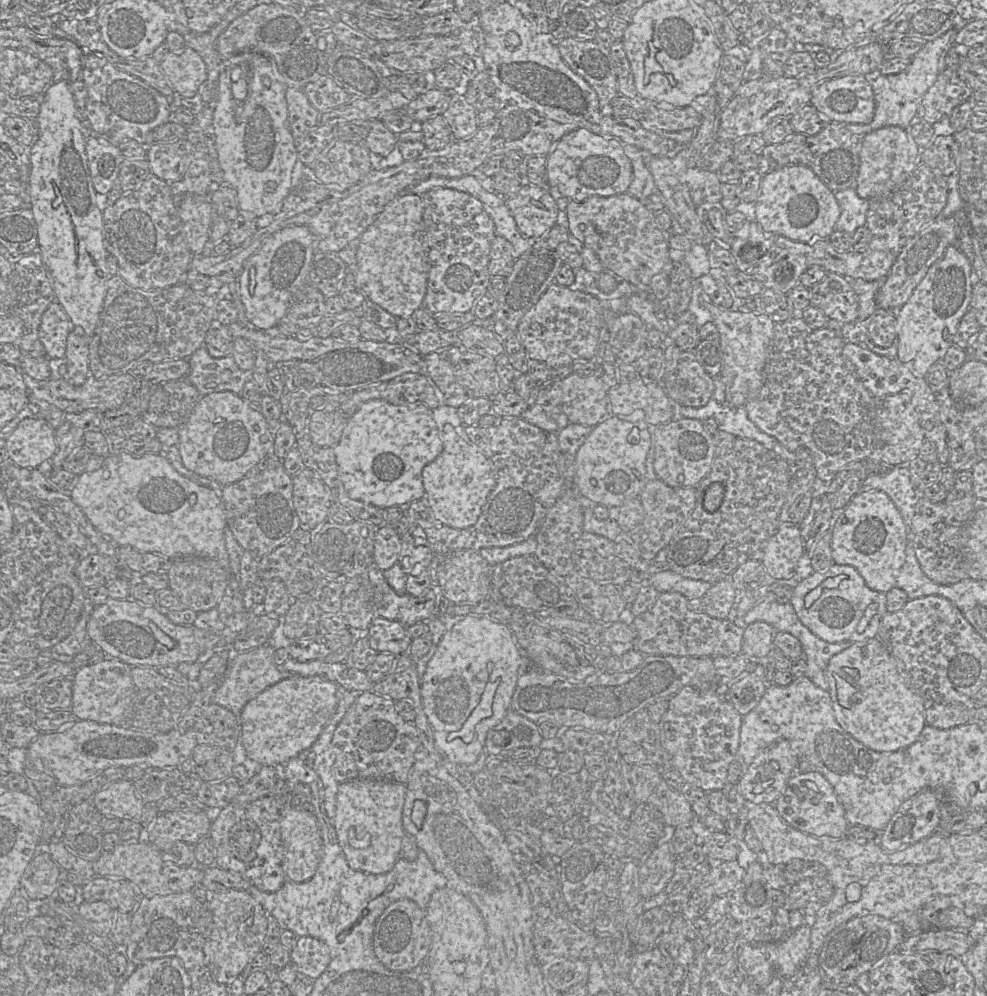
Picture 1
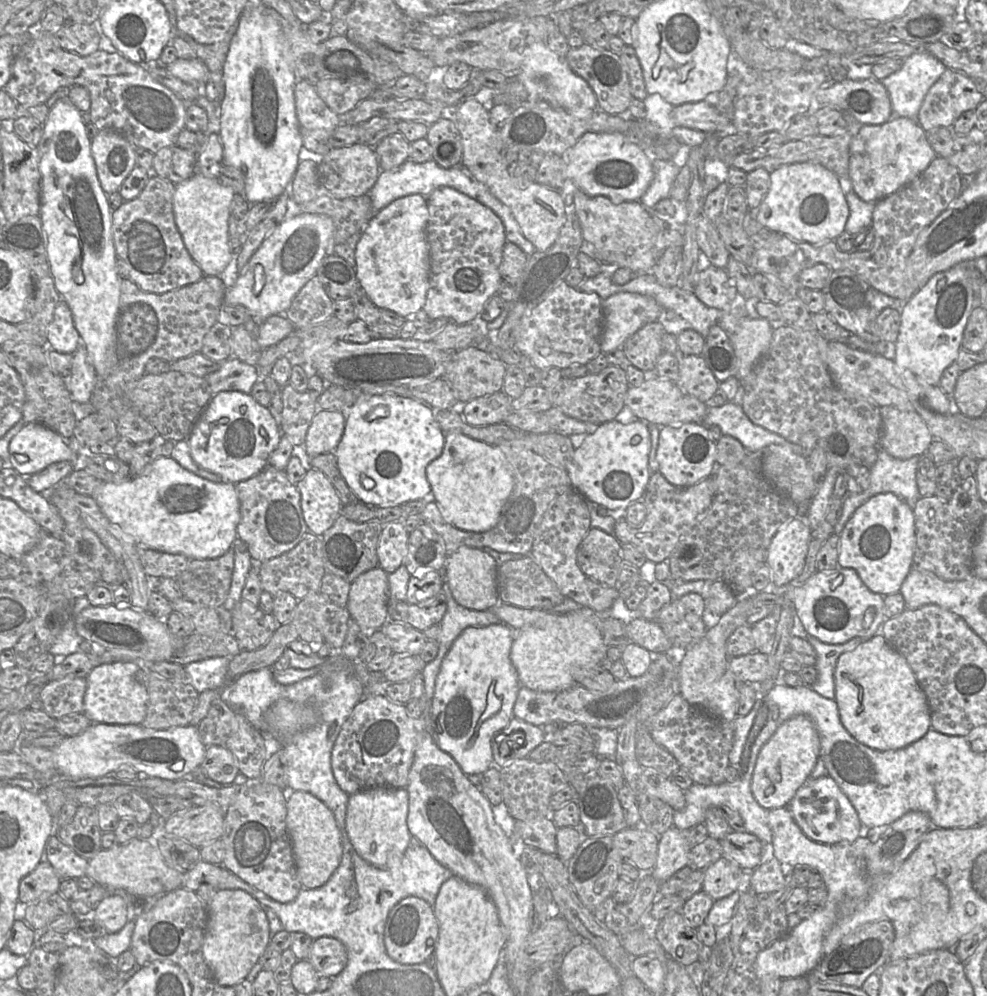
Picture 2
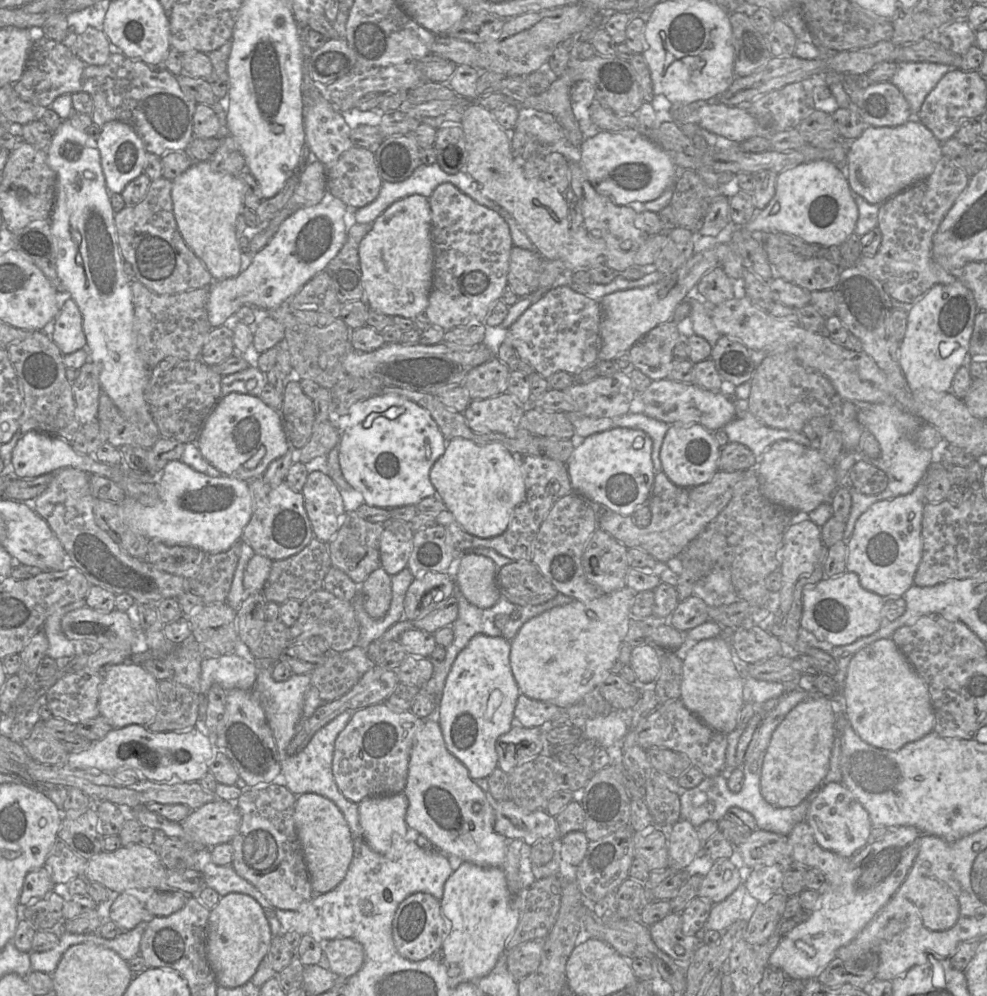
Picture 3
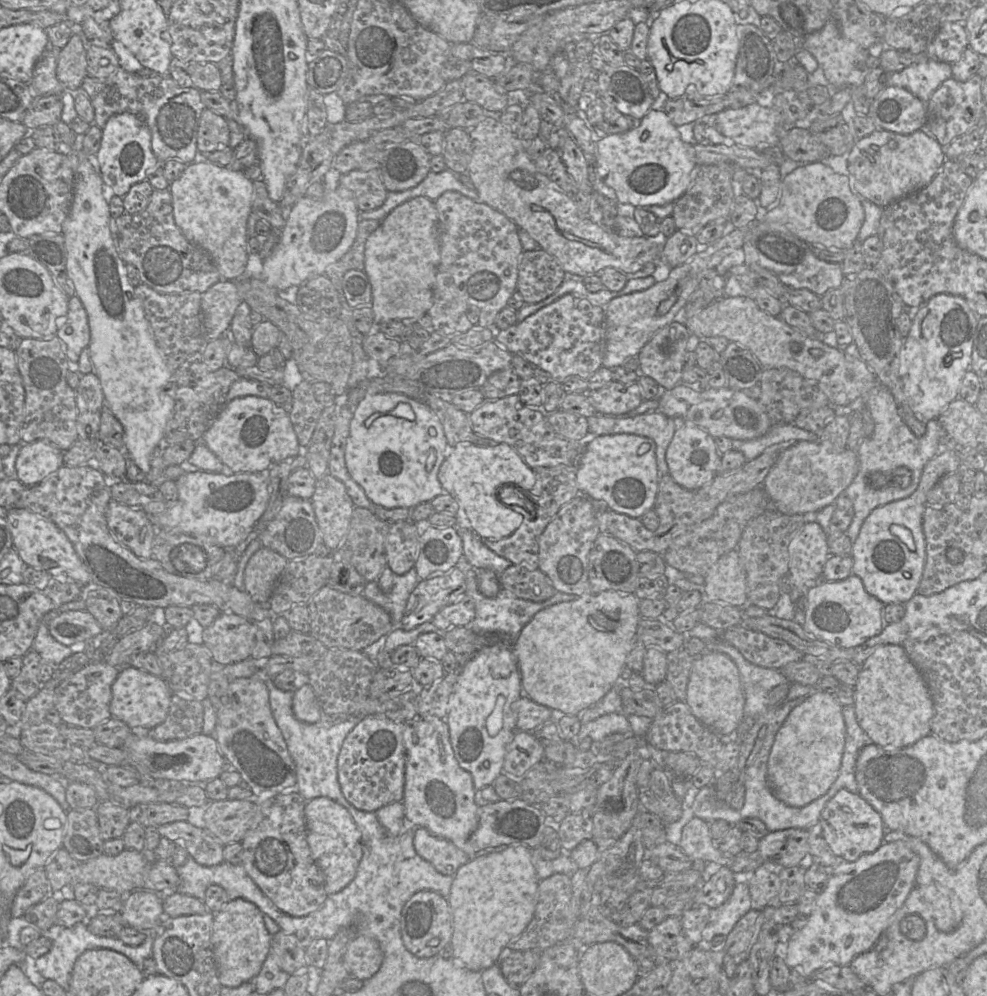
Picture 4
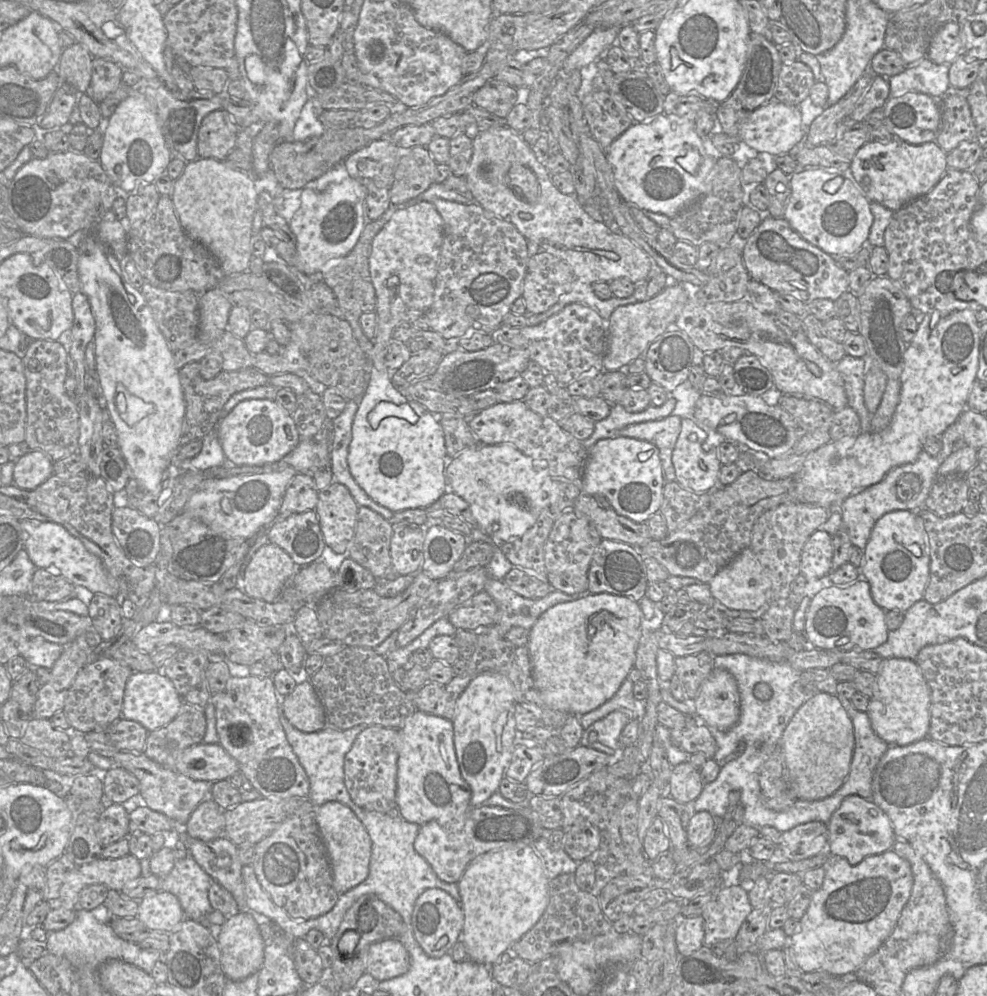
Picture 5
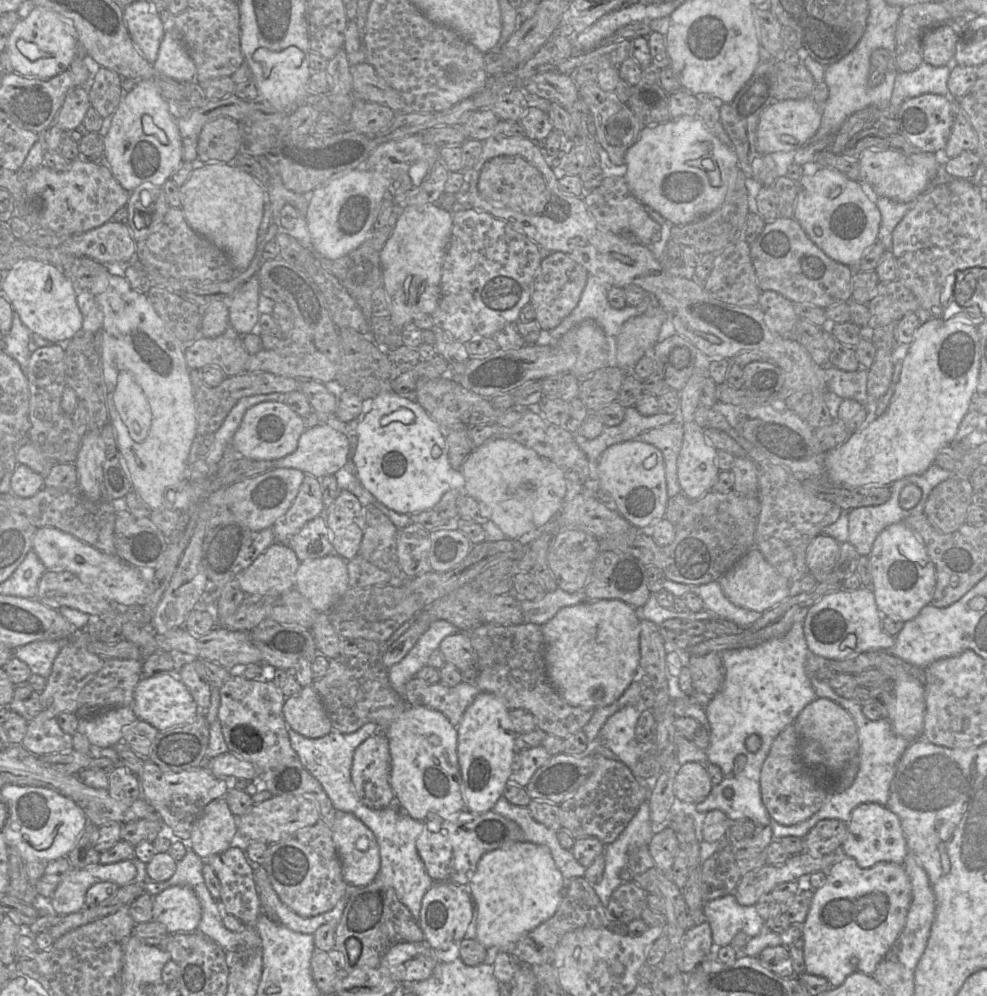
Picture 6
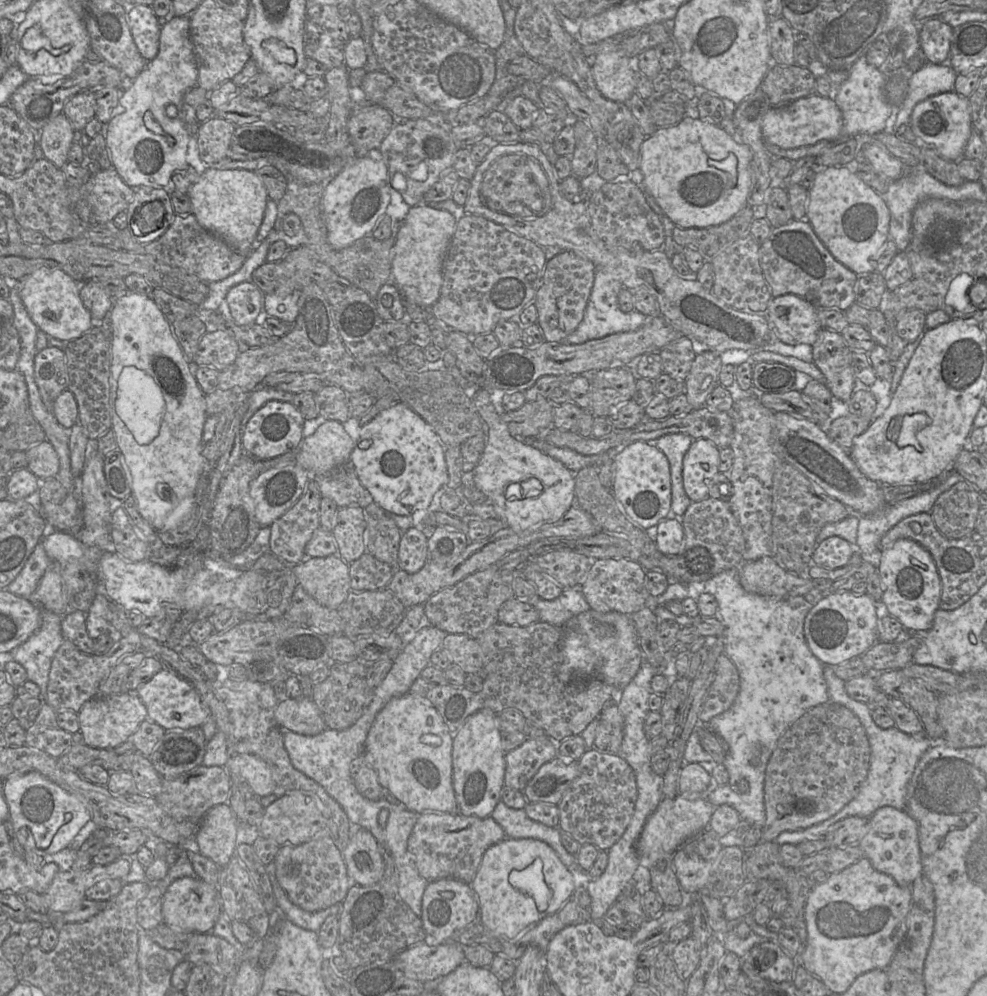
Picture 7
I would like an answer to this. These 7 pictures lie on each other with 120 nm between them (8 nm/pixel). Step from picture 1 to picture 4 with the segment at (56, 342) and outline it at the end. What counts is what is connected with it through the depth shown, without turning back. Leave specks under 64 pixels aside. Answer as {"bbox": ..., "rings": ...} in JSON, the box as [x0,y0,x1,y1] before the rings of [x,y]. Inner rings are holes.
{"bbox":[56,295,90,364],"rings":[[[76,295],[68,300],[66,317],[57,318],[56,324],[58,327],[56,336],[63,342],[69,361],[76,364],[82,350],[90,343],[88,316]]]}

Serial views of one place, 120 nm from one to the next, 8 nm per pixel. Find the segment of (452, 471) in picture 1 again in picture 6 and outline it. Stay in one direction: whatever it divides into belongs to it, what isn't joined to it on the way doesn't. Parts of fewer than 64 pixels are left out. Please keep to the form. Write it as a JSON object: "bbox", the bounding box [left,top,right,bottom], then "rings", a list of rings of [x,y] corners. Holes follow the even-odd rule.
{"bbox":[459,439,567,540],"rings":[[[488,439],[470,452],[459,470],[464,476],[466,493],[482,505],[485,516],[510,540],[518,540],[555,520],[565,503],[567,487],[563,471],[513,439]]]}

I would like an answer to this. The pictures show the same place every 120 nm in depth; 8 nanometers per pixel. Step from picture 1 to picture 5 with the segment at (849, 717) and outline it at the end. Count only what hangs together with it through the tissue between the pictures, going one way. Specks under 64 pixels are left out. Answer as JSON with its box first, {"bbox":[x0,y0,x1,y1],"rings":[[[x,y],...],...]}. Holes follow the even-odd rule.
{"bbox":[866,658,930,745],"rings":[[[885,658],[875,676],[866,713],[877,736],[888,745],[908,745],[927,737],[930,727],[930,689],[916,662]]]}

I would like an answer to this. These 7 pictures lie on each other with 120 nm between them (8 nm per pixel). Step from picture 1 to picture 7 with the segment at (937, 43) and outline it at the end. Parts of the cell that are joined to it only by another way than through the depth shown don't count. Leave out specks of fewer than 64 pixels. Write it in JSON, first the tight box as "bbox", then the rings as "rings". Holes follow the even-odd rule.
{"bbox":[893,63,956,134],"rings":[[[926,63],[918,71],[910,73],[909,91],[893,125],[895,134],[901,125],[909,124],[917,103],[940,93],[954,91],[956,76],[951,66],[934,63]]]}

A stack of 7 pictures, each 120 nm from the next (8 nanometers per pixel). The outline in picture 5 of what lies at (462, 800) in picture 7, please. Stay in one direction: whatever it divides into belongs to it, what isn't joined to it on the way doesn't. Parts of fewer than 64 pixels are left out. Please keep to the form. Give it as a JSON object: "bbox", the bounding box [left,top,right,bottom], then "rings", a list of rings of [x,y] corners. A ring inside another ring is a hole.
{"bbox":[452,671,517,806],"rings":[[[485,671],[475,677],[459,696],[452,720],[454,747],[462,778],[471,789],[471,806],[484,804],[497,792],[517,742],[514,718],[515,691],[503,674]]]}

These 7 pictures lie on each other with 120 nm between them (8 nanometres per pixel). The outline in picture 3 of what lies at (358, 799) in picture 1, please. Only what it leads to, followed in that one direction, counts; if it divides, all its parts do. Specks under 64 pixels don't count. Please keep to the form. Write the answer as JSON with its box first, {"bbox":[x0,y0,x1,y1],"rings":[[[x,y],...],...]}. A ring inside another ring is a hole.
{"bbox":[358,792,408,855],"rings":[[[403,792],[368,797],[358,804],[363,837],[373,851],[385,855],[400,837],[406,837],[407,808],[408,799]]]}

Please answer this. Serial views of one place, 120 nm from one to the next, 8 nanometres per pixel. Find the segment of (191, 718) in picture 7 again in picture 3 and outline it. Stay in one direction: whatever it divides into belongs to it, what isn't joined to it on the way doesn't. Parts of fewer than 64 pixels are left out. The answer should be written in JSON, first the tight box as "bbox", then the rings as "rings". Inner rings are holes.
{"bbox":[100,661,158,729],"rings":[[[125,661],[112,666],[103,674],[100,685],[100,715],[107,719],[113,729],[132,724],[148,725],[158,711],[158,682],[142,665]]]}

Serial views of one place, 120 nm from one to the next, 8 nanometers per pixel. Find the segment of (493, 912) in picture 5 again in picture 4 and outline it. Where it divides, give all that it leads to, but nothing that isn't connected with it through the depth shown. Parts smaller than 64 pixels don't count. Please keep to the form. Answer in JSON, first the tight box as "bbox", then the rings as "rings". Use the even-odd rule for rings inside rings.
{"bbox":[447,844,539,972],"rings":[[[518,844],[507,845],[499,852],[482,852],[461,866],[453,876],[447,898],[452,913],[453,934],[450,944],[454,957],[476,972],[498,963],[506,952],[507,944],[518,938],[532,920],[539,881],[531,861],[531,849]]]}

